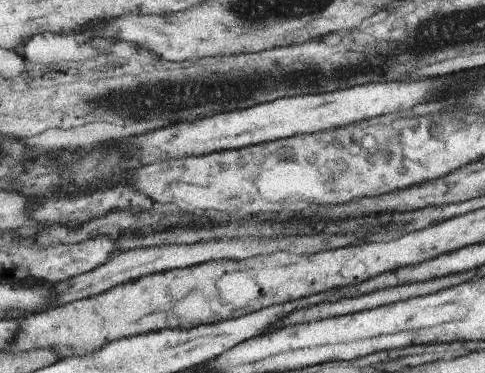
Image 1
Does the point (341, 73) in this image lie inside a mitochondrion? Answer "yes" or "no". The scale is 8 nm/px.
yes

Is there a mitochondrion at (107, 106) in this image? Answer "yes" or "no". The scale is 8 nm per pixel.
yes

